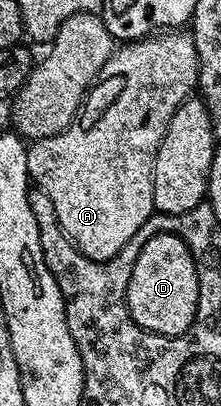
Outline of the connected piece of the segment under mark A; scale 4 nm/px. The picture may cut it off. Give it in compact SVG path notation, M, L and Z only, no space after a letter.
M162 31L141 41L127 41L119 44L104 63L74 122L63 133L29 146L31 182L48 195L60 227L86 257L93 261L112 259L155 212L154 164L158 148L172 115L195 92L197 84L198 51L189 32Z

